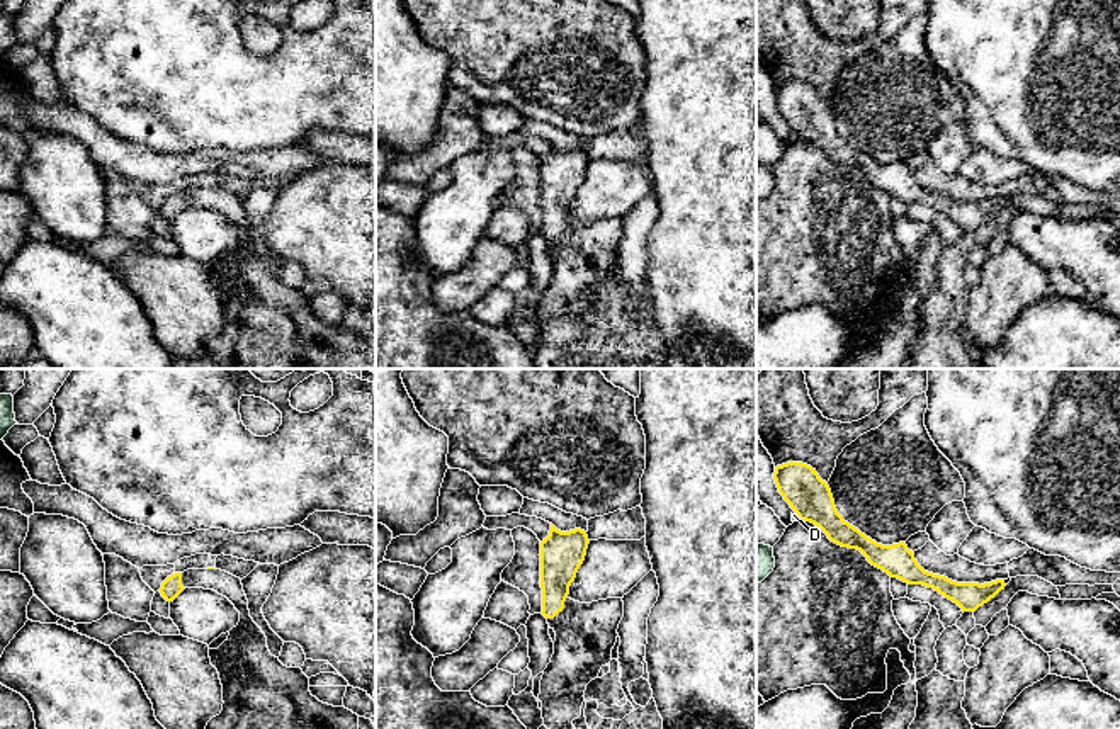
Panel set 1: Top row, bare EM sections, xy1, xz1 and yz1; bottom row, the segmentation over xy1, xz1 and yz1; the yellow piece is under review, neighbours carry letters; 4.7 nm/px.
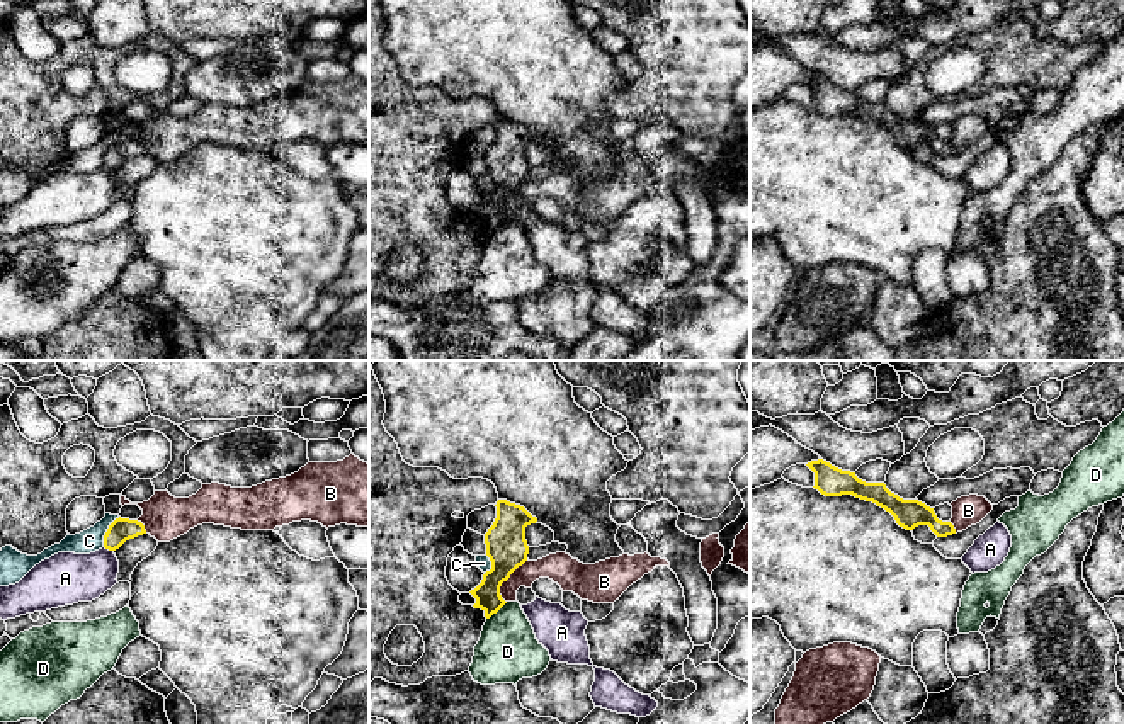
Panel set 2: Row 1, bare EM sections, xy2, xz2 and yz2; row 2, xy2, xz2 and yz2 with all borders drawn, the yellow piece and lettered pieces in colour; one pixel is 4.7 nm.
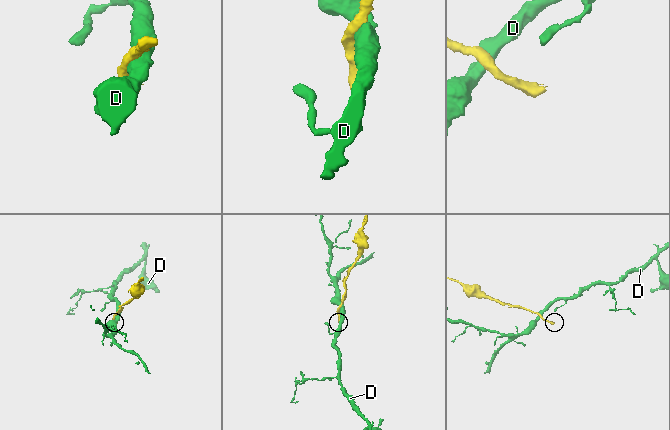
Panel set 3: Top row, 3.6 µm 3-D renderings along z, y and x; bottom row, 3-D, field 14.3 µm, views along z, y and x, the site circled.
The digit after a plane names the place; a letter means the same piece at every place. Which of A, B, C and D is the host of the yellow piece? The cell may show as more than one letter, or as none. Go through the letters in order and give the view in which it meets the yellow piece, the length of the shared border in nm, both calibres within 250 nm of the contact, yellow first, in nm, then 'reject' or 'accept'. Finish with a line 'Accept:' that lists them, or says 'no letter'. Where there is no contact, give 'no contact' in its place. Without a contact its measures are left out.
A: contact in xy2; length 50 nm; calibres 110 and 240 nm; reject
B: contact in xz2; length 240 nm; calibres 190 and 130 nm; reject
C: contact in xy2; length 170 nm; calibres 110 and 110 nm; reject
D: contact in xz2; length 130 nm; calibres 140 and 300 nm; reject
Accept: no letter

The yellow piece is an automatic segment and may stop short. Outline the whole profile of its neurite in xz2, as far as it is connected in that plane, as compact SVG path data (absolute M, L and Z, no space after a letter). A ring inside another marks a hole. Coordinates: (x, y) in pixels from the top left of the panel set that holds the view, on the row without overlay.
M498 119L495 126L497 138L485 153L486 175L491 180L491 189L469 211L476 218L473 226L481 228L486 238L507 223L500 214L500 206L527 180L529 165L525 146L537 141L524 126L507 119Z

